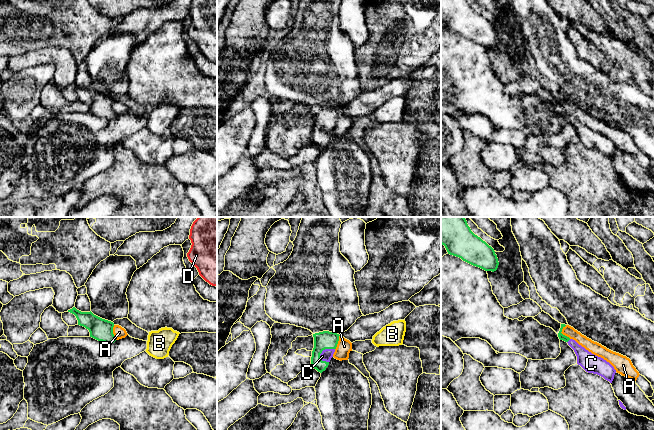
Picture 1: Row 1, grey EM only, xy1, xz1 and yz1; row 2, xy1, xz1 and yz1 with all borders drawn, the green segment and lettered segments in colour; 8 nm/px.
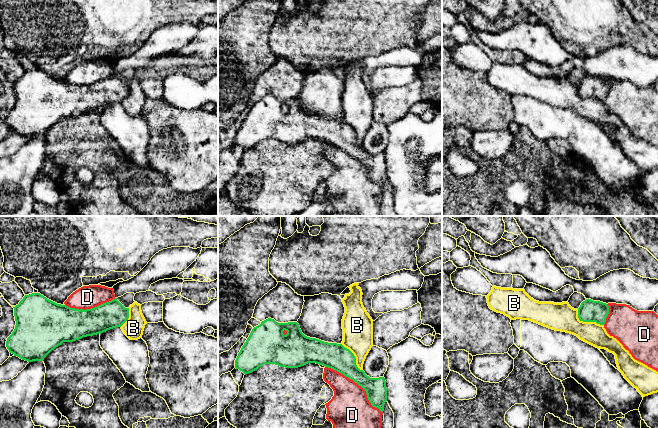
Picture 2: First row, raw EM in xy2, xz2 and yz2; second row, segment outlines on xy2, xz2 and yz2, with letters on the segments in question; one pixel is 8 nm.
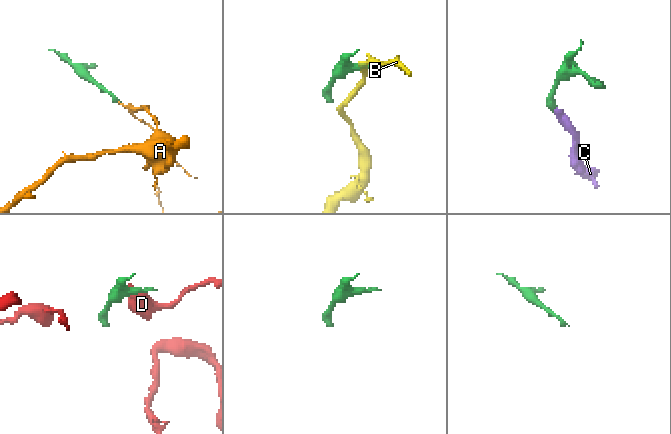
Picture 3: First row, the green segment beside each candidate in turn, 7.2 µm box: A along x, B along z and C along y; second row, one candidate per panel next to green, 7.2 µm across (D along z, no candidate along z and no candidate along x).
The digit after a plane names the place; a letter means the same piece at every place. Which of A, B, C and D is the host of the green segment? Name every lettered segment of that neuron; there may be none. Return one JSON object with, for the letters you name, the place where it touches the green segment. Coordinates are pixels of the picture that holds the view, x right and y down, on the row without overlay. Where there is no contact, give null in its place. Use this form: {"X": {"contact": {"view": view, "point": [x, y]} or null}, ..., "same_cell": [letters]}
{"C": {"contact": {"view": "xz1", "point": [324, 125]}}, "same_cell": ["C"]}

